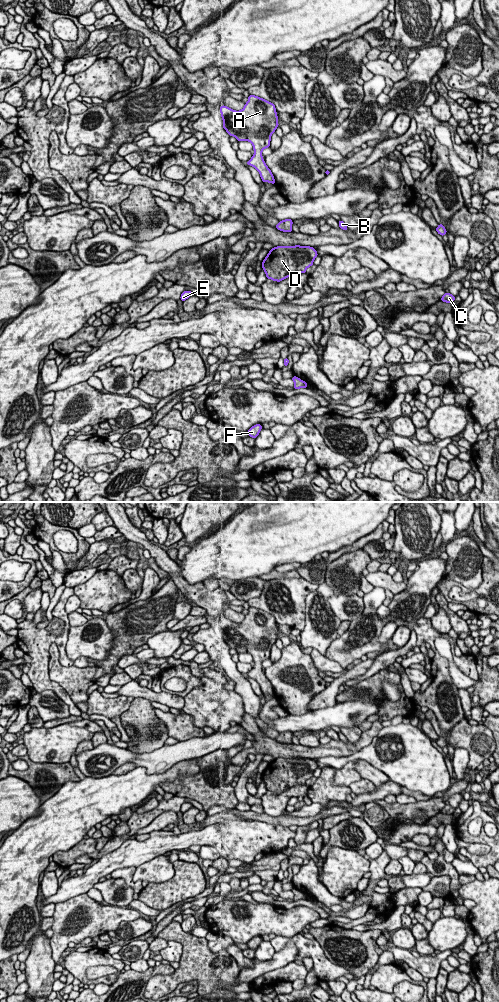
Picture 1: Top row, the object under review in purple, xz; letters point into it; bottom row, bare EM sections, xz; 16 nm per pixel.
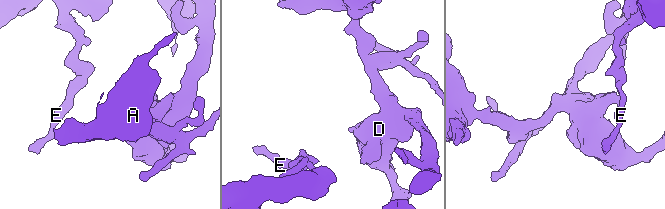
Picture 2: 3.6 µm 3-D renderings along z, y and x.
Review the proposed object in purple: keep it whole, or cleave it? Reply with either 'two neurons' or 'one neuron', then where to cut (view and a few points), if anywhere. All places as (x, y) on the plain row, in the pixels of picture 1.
one neuron | no cut

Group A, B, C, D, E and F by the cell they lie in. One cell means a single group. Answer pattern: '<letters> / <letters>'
A B C D E F

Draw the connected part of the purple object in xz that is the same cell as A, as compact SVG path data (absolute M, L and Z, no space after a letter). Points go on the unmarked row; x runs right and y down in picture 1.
M249 607L248 614L240 623L222 617L220 625L223 640L237 653L249 653L253 657L254 666L246 676L260 685L263 695L275 696L274 688L262 669L262 663L270 659L271 647L278 636L275 617L263 610Z

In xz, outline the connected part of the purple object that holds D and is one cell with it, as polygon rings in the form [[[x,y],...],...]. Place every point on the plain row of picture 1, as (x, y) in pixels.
[[[277,758],[271,761],[262,774],[268,791],[280,794],[297,785],[306,785],[318,768],[317,762],[309,758]]]

